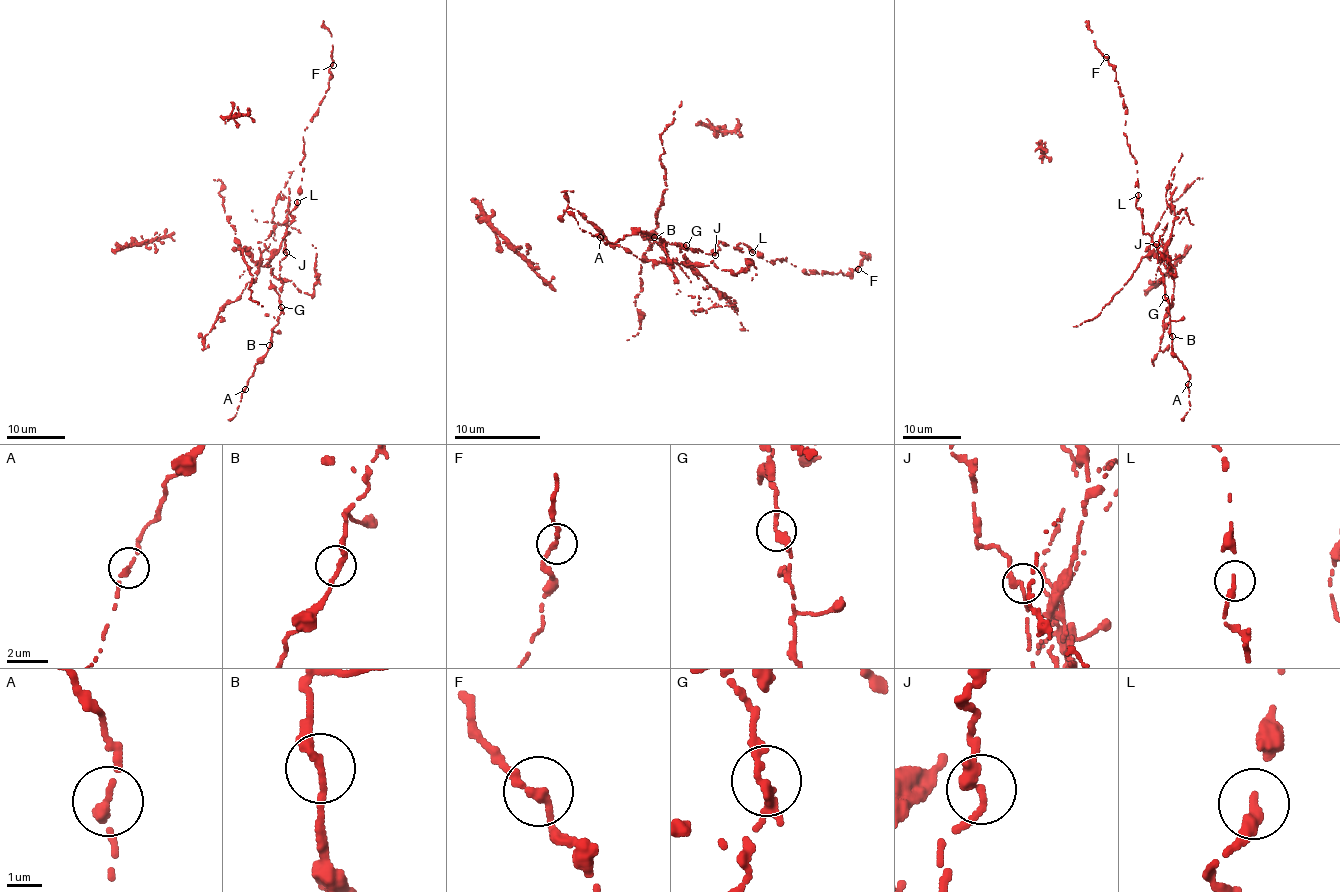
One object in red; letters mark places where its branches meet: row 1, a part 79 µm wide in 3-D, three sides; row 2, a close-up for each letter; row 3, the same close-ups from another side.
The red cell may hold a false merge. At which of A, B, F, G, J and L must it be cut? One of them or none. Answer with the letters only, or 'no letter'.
G

